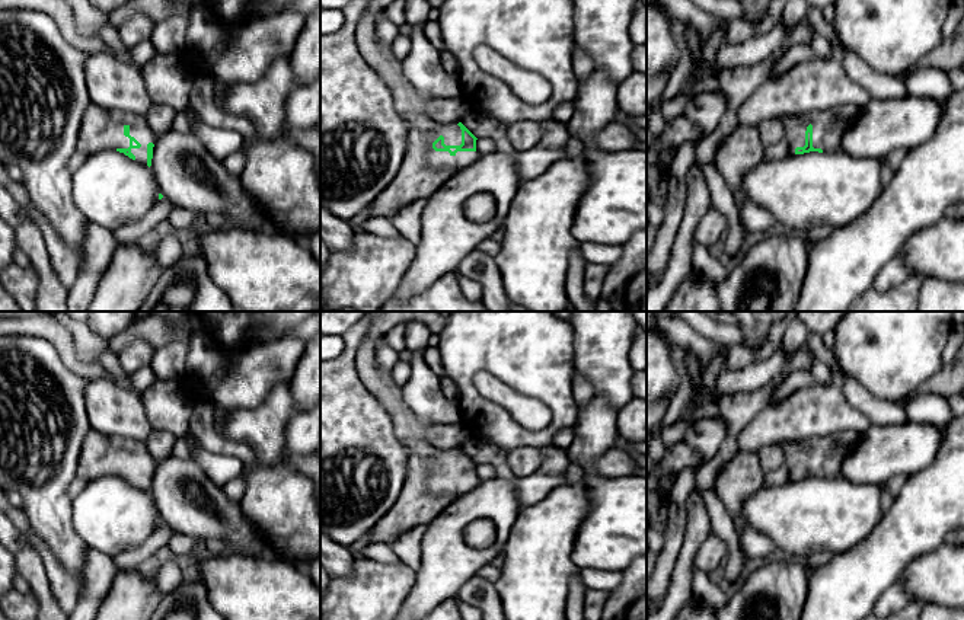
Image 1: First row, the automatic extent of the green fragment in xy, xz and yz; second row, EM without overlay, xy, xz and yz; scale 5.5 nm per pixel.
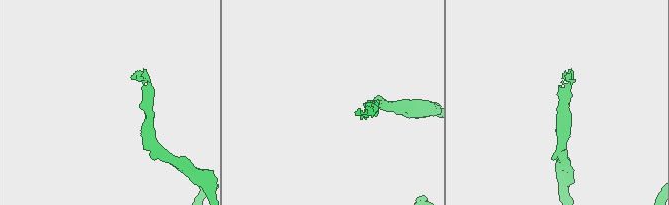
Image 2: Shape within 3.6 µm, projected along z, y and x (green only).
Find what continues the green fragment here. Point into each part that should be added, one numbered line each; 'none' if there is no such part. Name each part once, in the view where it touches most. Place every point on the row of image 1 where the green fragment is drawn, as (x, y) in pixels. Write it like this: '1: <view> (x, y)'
1: xz (424, 171)

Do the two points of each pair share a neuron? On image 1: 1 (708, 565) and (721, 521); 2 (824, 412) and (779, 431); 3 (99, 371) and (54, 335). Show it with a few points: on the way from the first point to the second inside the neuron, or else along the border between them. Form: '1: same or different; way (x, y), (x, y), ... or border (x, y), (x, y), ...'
1: different; border (712, 533), (725, 543), (727, 556)
2: same; way (813, 412), (791, 419)
3: same; way (86, 371), (67, 355), (66, 348)

